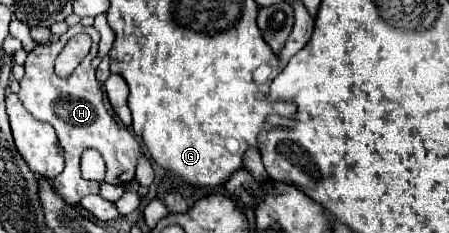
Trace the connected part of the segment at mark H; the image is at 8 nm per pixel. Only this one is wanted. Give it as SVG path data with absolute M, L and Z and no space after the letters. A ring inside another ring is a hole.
M74 25L70 27L60 41L56 43L48 43L48 45L36 45L30 53L28 59L24 63L26 67L26 75L20 81L20 101L22 105L28 109L28 113L38 119L38 121L46 121L56 129L58 141L64 149L64 161L66 167L60 175L56 175L50 183L54 187L54 191L70 205L78 205L82 197L90 195L90 193L98 193L100 191L100 183L98 181L86 181L80 175L80 155L86 149L96 149L104 163L106 163L106 177L104 183L112 183L112 185L124 185L128 181L134 179L134 171L138 165L138 159L142 155L142 147L136 141L136 137L128 131L122 129L106 111L104 101L102 101L102 87L94 77L94 67L90 65L90 61L96 57L98 51L98 41L100 41L100 33L94 27L84 27L84 25ZM76 33L88 33L92 37L92 49L86 55L86 59L78 65L78 71L74 71L66 81L56 77L54 73L54 59L56 59L56 47L64 47L66 41L76 35Z

